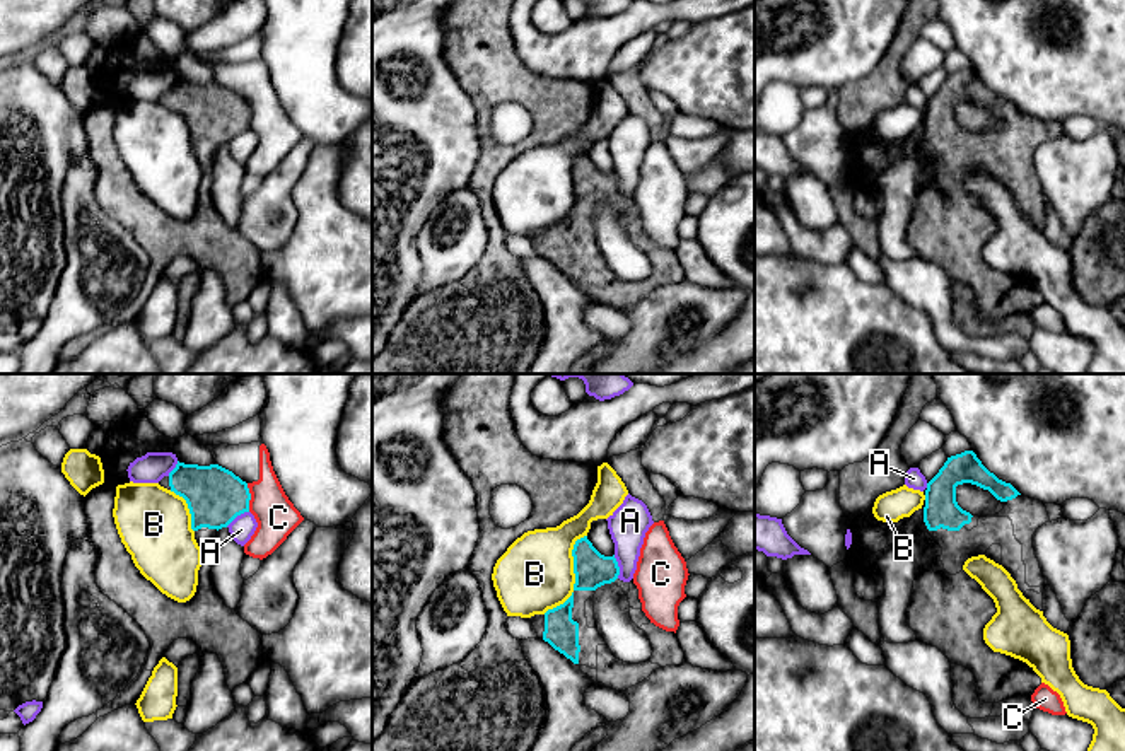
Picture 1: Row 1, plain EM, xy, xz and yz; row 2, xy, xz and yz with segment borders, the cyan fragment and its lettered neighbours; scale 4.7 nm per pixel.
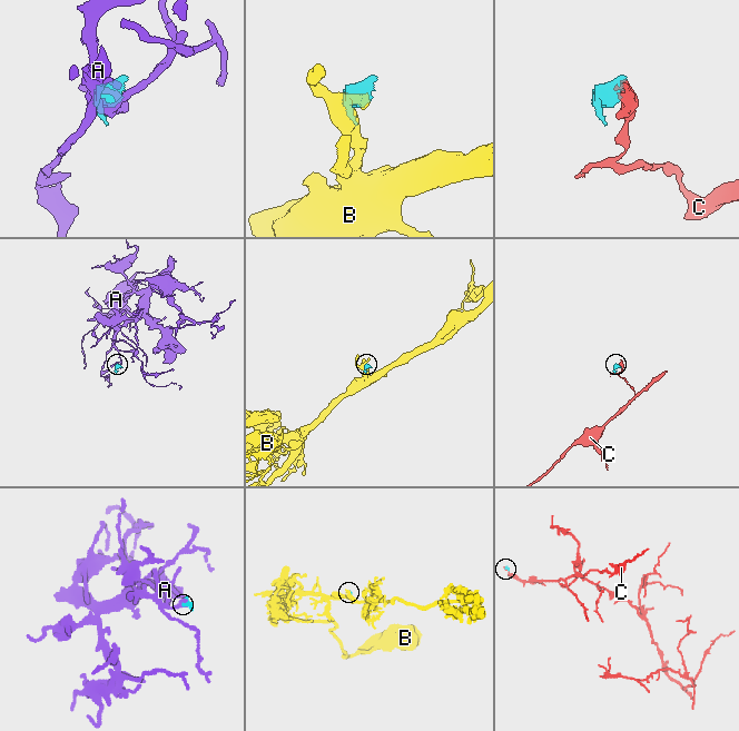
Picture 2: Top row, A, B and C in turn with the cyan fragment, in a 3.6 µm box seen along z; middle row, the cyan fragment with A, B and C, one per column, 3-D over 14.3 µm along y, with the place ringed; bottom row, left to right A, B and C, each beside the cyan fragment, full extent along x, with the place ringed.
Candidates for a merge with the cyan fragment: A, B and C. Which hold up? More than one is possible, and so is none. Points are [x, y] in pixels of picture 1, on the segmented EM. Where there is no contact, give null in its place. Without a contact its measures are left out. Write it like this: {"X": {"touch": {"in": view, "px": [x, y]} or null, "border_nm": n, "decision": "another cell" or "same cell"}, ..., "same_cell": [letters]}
{"A": {"touch": {"in": "xz", "px": [618, 567]}, "border_nm": 110, "decision": "another cell"}, "B": {"touch": {"in": "xz", "px": [576, 577]}, "border_nm": 420, "decision": "another cell"}, "C": {"touch": {"in": "xy", "px": [250, 497]}, "border_nm": 140, "decision": "another cell"}, "same_cell": []}

